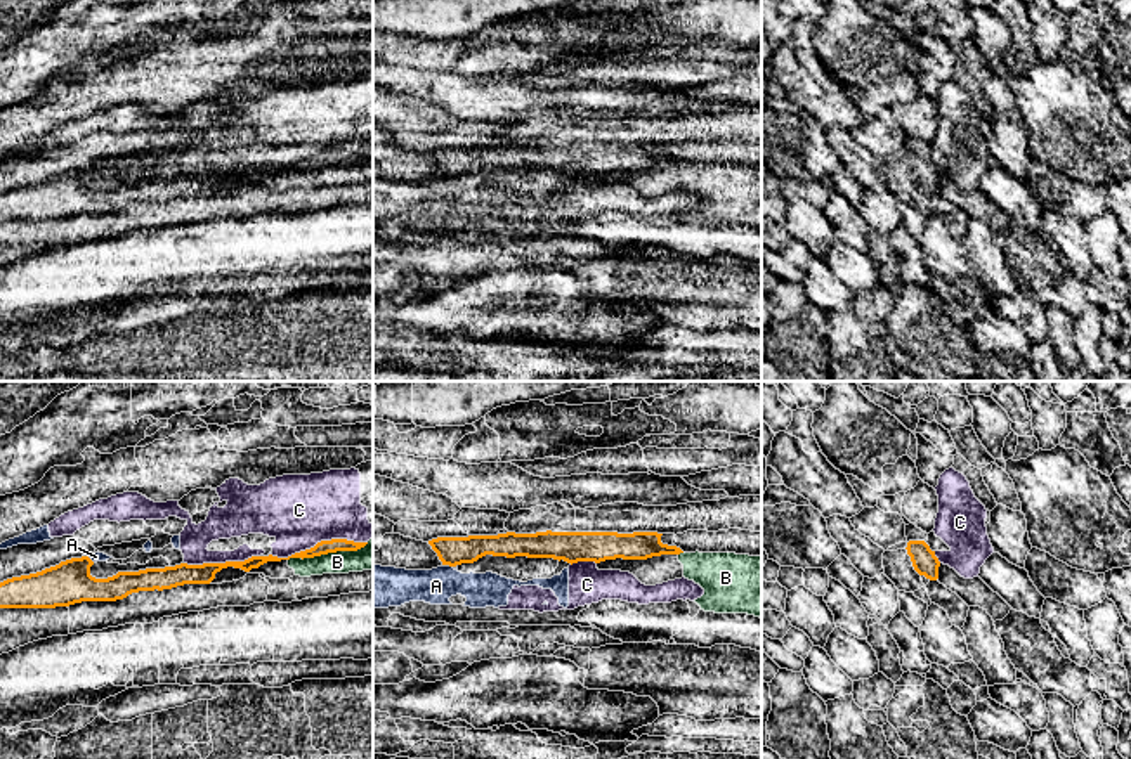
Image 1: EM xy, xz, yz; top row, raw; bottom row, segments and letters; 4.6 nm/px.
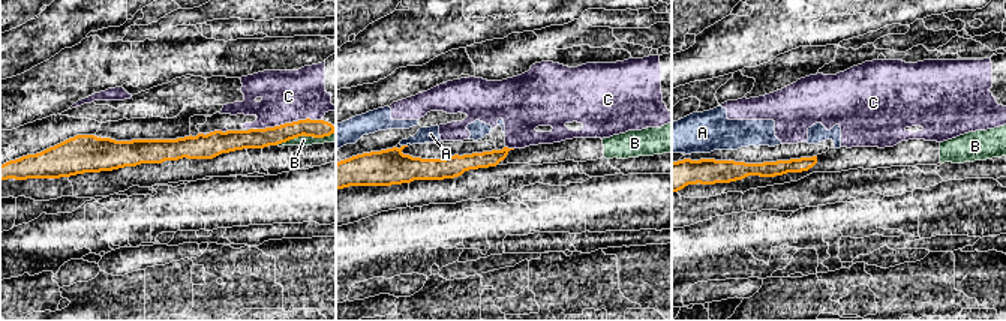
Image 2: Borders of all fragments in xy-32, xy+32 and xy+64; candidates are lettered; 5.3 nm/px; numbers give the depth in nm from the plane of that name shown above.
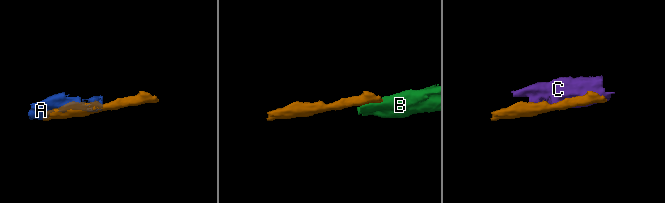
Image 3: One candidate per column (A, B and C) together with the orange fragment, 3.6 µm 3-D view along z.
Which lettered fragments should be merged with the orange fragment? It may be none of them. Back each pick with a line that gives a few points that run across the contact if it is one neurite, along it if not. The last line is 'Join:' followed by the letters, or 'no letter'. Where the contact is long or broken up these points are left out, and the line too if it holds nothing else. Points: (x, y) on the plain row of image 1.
Join: no letter

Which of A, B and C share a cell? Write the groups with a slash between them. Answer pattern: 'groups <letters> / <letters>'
groups A C / B

